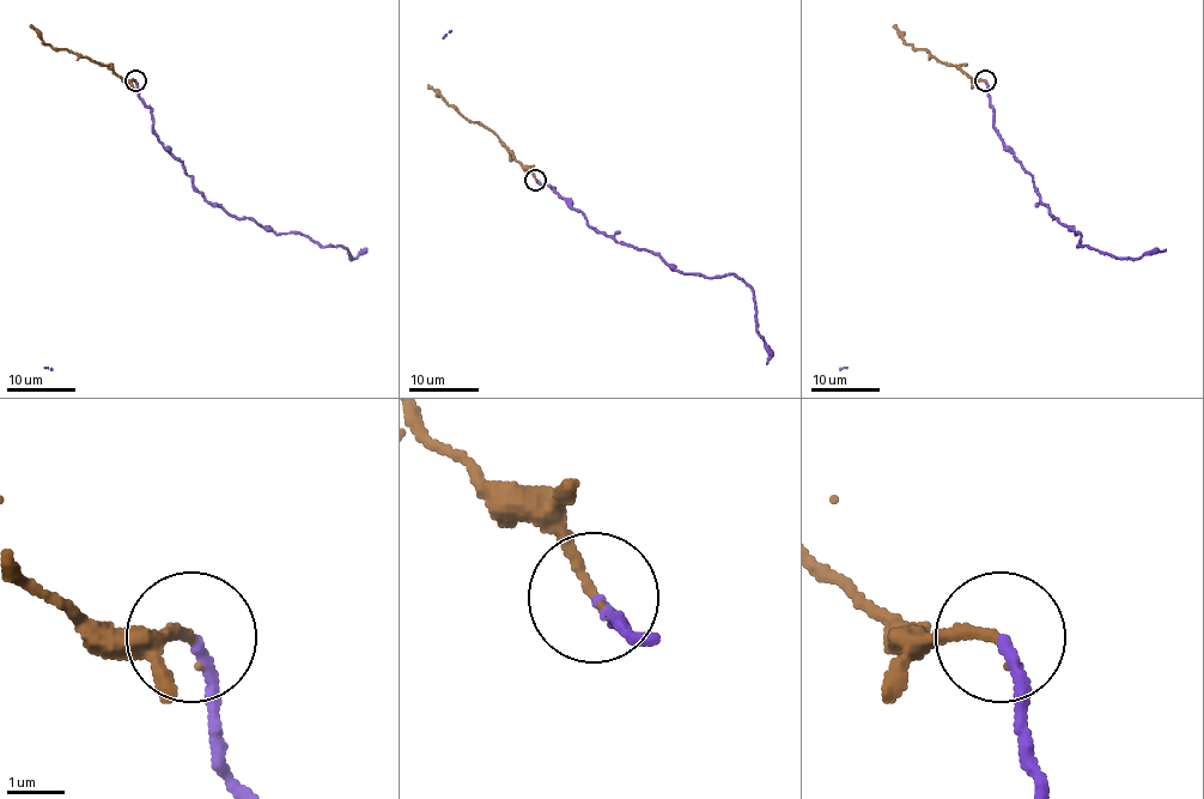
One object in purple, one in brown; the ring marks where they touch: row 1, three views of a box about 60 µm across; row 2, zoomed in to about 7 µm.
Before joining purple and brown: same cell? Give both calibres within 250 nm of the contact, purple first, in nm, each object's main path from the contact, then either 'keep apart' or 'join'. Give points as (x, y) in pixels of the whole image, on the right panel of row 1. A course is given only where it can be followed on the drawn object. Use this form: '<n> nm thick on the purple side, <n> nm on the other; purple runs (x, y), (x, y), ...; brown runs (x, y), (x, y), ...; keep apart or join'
190 nm thick on the purple side, 180 nm on the other; purple runs (985, 80), (996, 132), (1032, 176), (1040, 200), (1053, 218), (1081, 235), (1077, 247), (1136, 259), (1165, 248); brown runs (985, 80), (973, 80), (925, 50), (916, 50), (894, 24); join

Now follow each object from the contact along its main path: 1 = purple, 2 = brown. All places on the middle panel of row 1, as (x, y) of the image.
1: (535, 180), (584, 215), (591, 227), (657, 253), (680, 272), (712, 278), (736, 274), (752, 290), (766, 363)
2: (535, 180), (491, 131), (466, 119), (429, 86)

